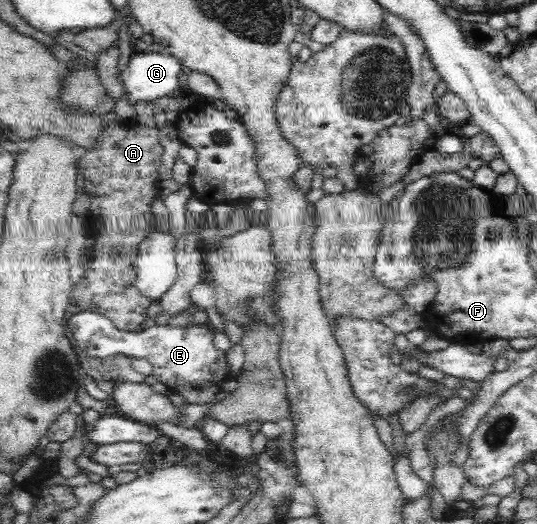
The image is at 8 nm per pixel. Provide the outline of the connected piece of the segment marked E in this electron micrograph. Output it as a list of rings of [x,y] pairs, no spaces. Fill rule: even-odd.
[[[80,312],[68,321],[78,348],[95,358],[122,353],[127,357],[146,358],[152,366],[158,382],[166,384],[170,392],[182,395],[188,404],[206,404],[214,400],[228,377],[225,353],[214,348],[214,333],[206,326],[168,328],[152,326],[144,332],[122,332],[114,324],[96,312]]]

